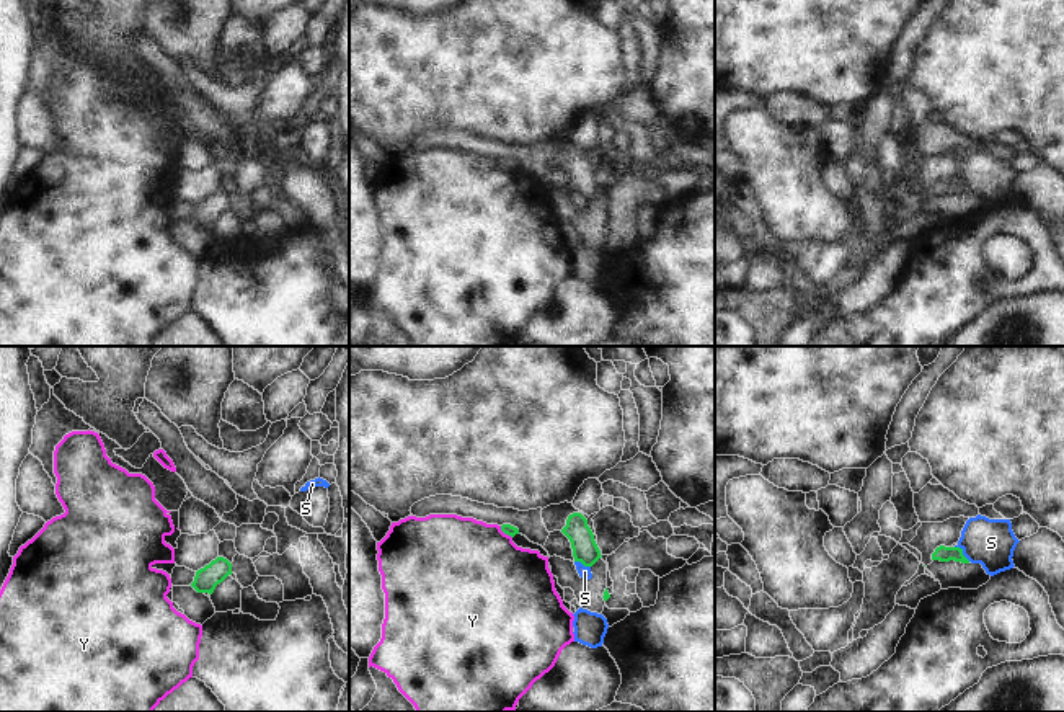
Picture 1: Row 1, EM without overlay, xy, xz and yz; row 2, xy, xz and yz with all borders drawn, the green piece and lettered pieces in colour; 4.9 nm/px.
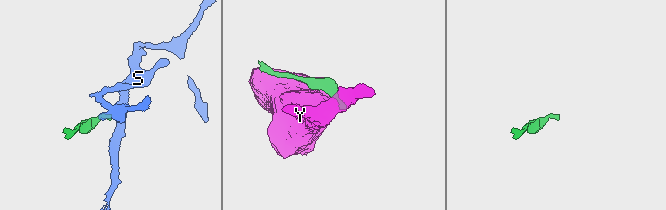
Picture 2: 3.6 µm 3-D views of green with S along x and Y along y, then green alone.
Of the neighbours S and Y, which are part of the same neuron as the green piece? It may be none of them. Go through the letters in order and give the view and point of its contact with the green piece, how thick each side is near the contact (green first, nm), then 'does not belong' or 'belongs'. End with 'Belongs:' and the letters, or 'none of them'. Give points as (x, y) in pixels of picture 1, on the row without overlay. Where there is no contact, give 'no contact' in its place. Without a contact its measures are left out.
S: yz (962, 186) | 80/240 nm | does not belong
Y: xz (505, 167) | 50/500 nm | does not belong
Belongs: none of them

